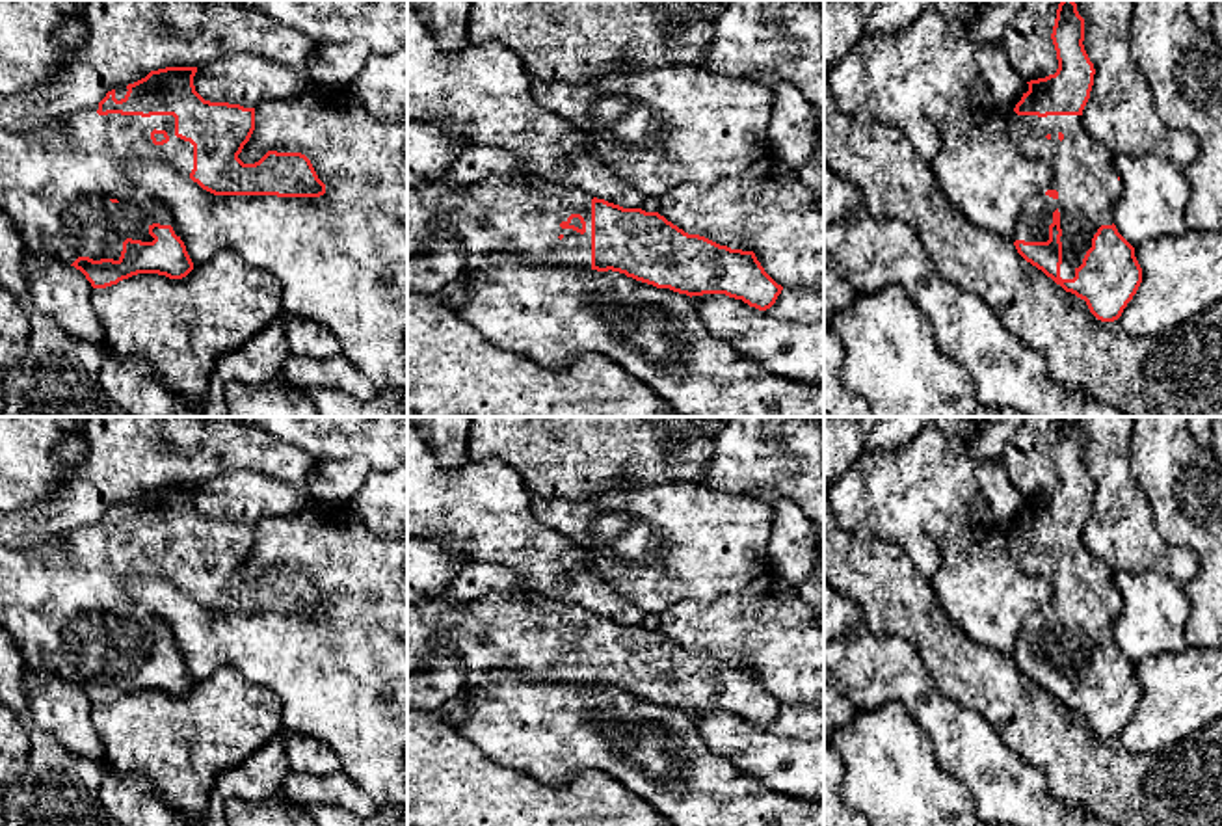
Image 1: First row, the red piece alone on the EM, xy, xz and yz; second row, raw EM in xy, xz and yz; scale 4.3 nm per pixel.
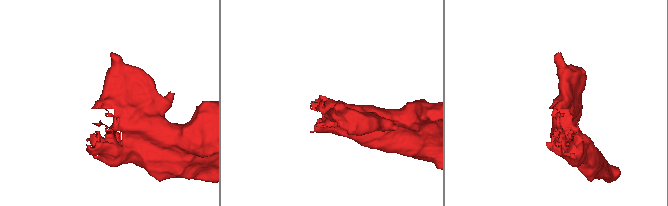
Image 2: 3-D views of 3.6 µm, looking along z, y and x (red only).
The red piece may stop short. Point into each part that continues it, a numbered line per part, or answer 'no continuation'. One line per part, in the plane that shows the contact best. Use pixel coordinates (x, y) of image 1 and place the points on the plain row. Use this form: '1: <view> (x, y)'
1: yz (1083, 586)

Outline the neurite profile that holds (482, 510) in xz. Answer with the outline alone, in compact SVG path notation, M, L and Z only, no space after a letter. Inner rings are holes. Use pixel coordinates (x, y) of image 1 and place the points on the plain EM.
M407 420L407 534L426 536L437 534L461 556L467 564L491 562L513 569L521 577L525 590L534 590L545 597L552 597L565 605L580 605L588 612L604 616L623 625L642 625L645 612L632 605L595 575L577 549L577 545L560 532L543 525L530 504L530 491L521 474L500 460L474 461L469 460L459 469L446 469L439 463L432 446L420 432Z

